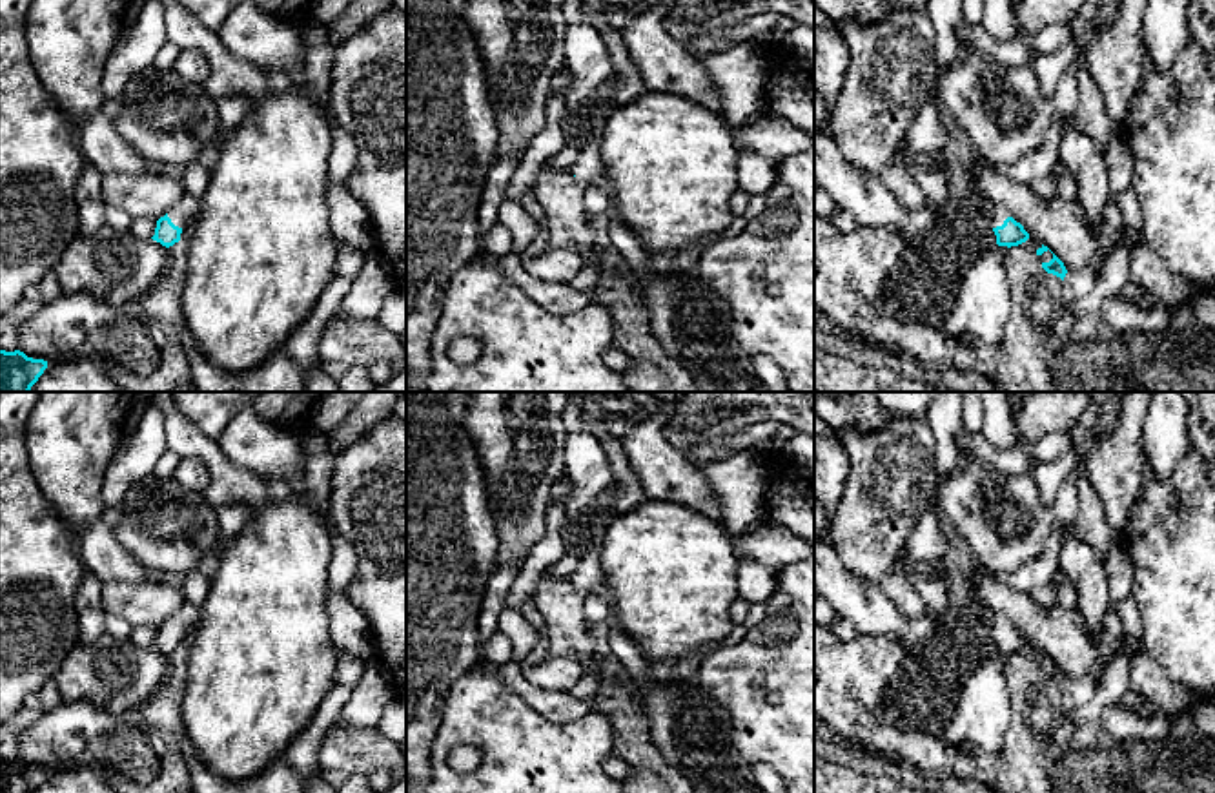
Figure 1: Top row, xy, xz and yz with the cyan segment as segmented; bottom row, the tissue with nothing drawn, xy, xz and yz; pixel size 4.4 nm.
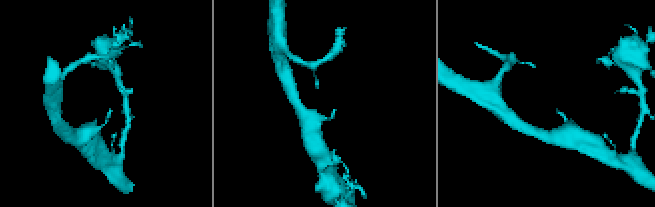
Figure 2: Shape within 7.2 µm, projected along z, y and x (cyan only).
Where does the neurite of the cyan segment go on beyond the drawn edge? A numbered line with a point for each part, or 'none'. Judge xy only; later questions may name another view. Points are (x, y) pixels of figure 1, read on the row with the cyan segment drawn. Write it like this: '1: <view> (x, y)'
1: xy (183, 214)

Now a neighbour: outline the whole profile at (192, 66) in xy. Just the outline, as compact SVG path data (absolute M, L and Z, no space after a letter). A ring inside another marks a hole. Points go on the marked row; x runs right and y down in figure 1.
M180 49L180 55L173 64L173 71L188 82L204 84L211 73L211 67L200 51Z

